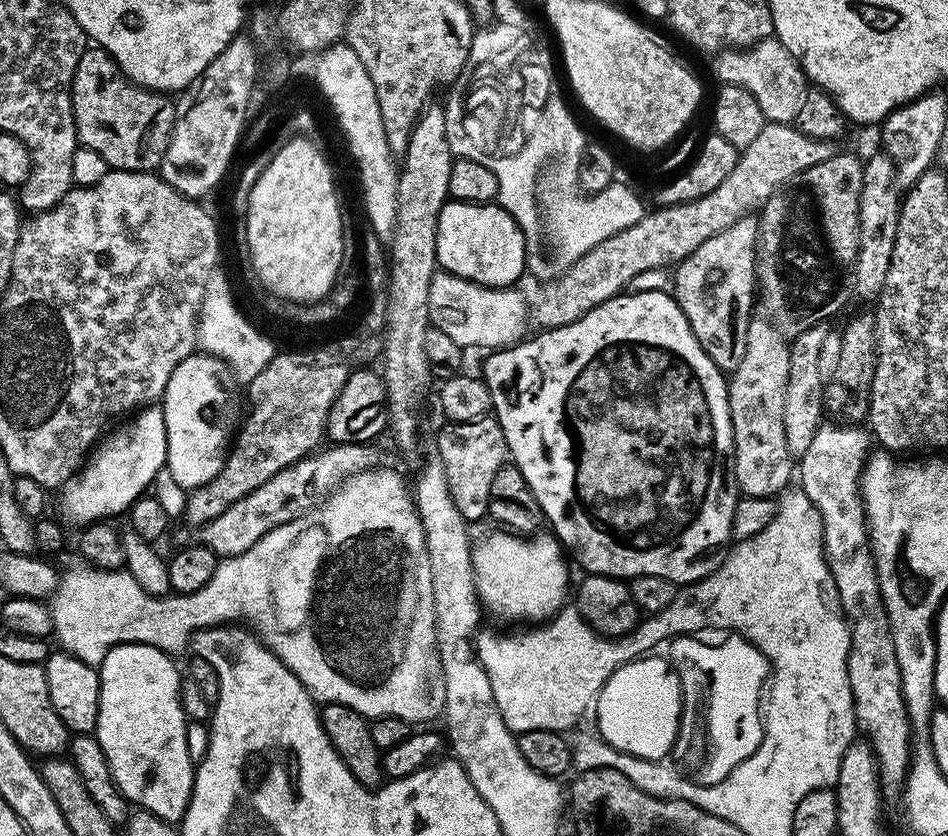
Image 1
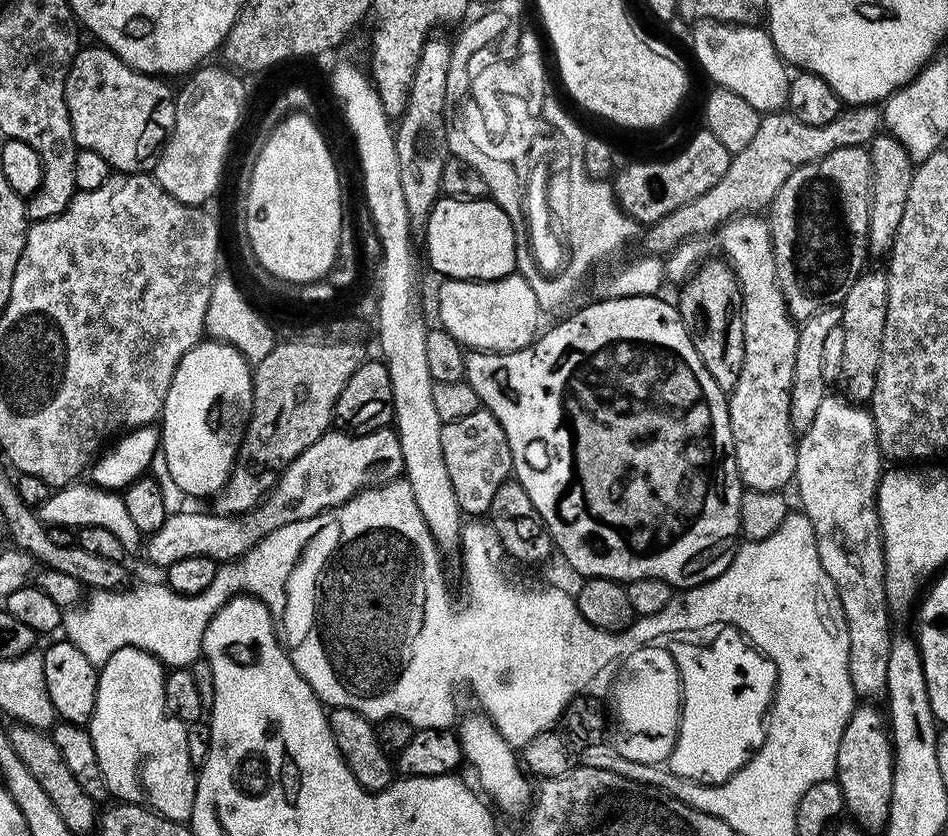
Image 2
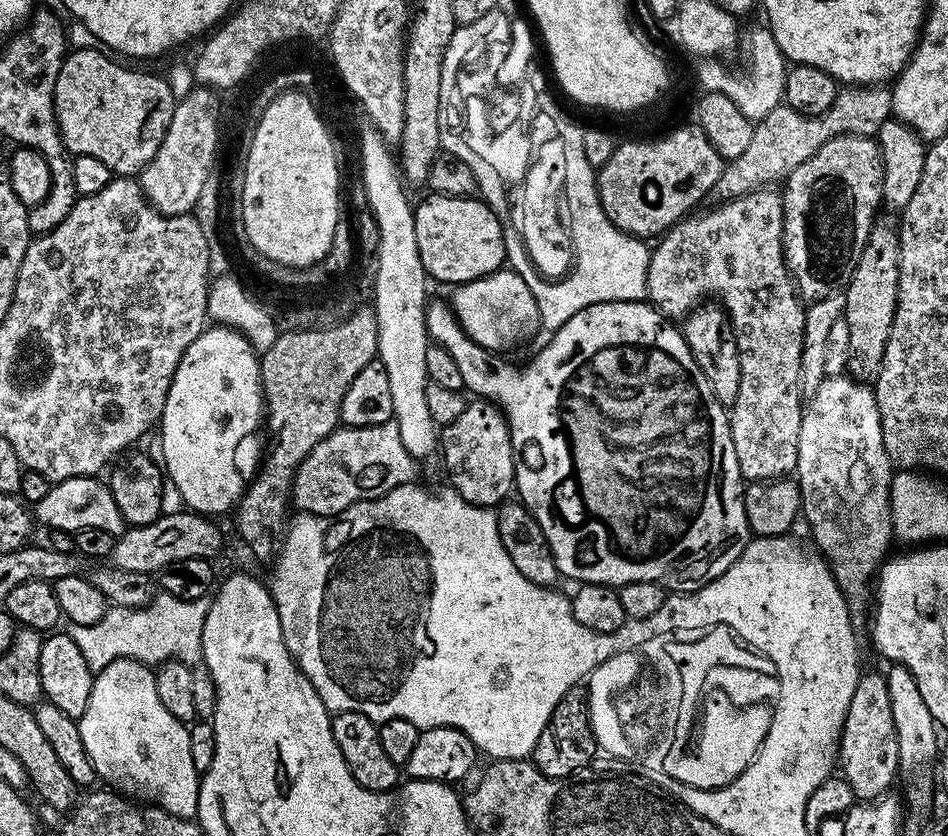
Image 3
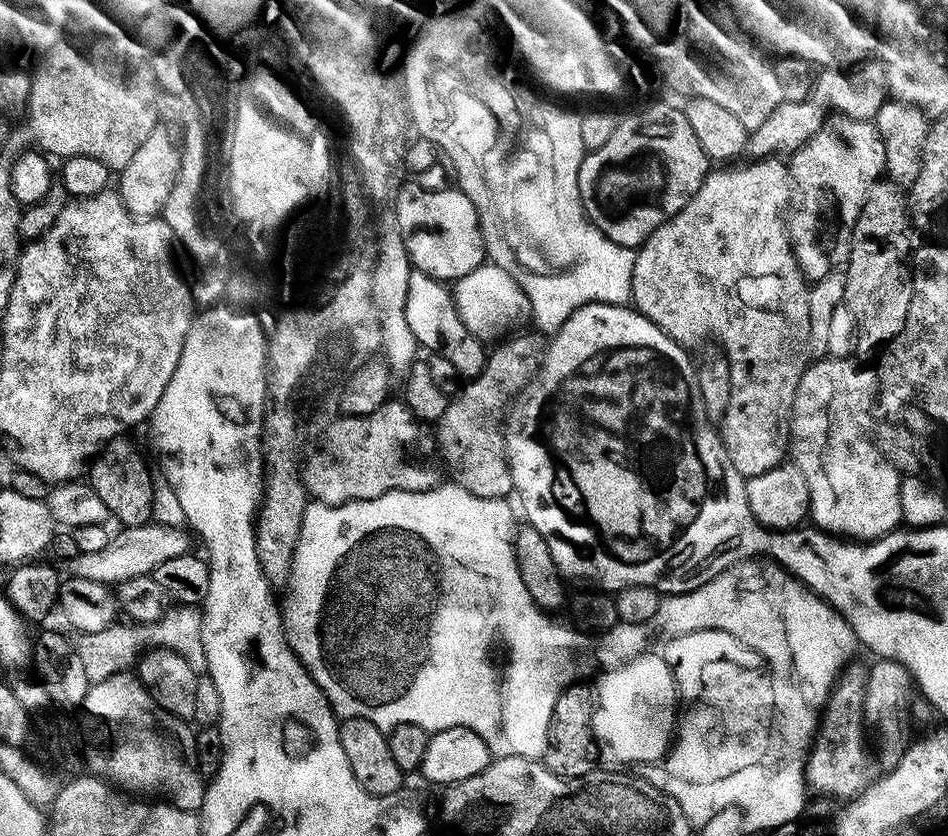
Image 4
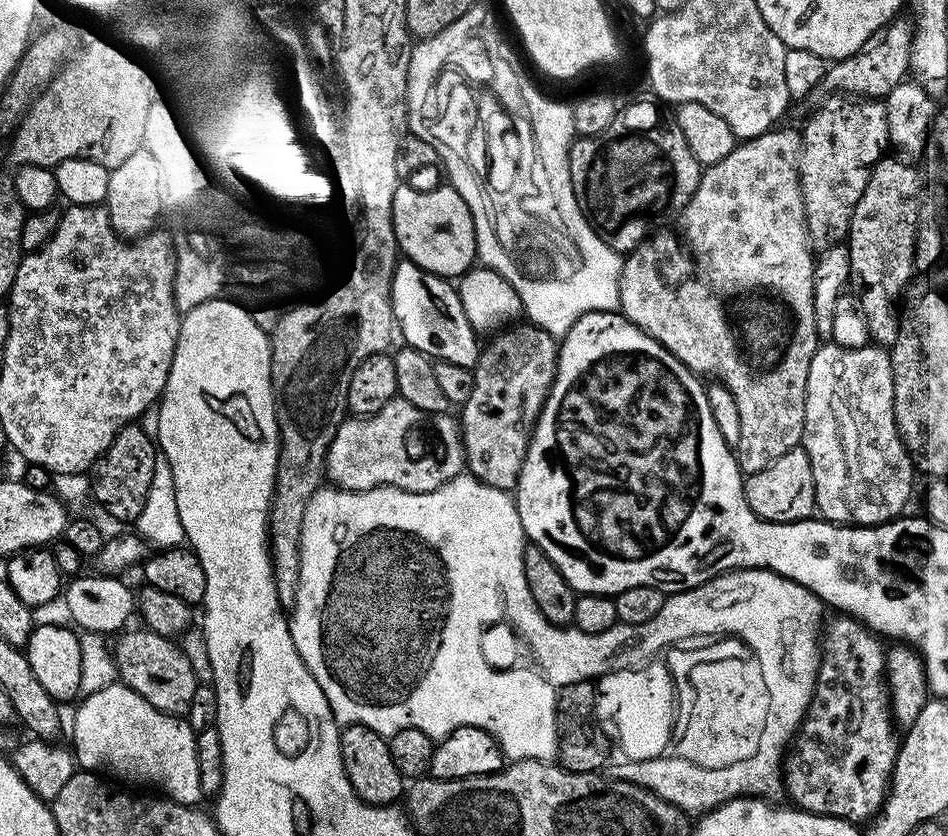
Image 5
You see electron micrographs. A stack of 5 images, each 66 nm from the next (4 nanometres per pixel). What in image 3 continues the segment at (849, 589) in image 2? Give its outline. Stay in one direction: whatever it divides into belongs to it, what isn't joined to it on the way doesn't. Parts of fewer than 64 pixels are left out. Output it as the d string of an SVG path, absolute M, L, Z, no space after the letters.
M847 374L825 378L817 392L807 397L802 408L798 462L794 476L800 485L803 519L808 519L817 546L825 552L823 555L831 567L836 585L847 599L848 614L856 626L860 626L863 620L865 623L869 615L870 589L882 561L889 555L888 543L894 540L890 502L893 475L894 465L886 454L875 391L869 385L859 384Z

